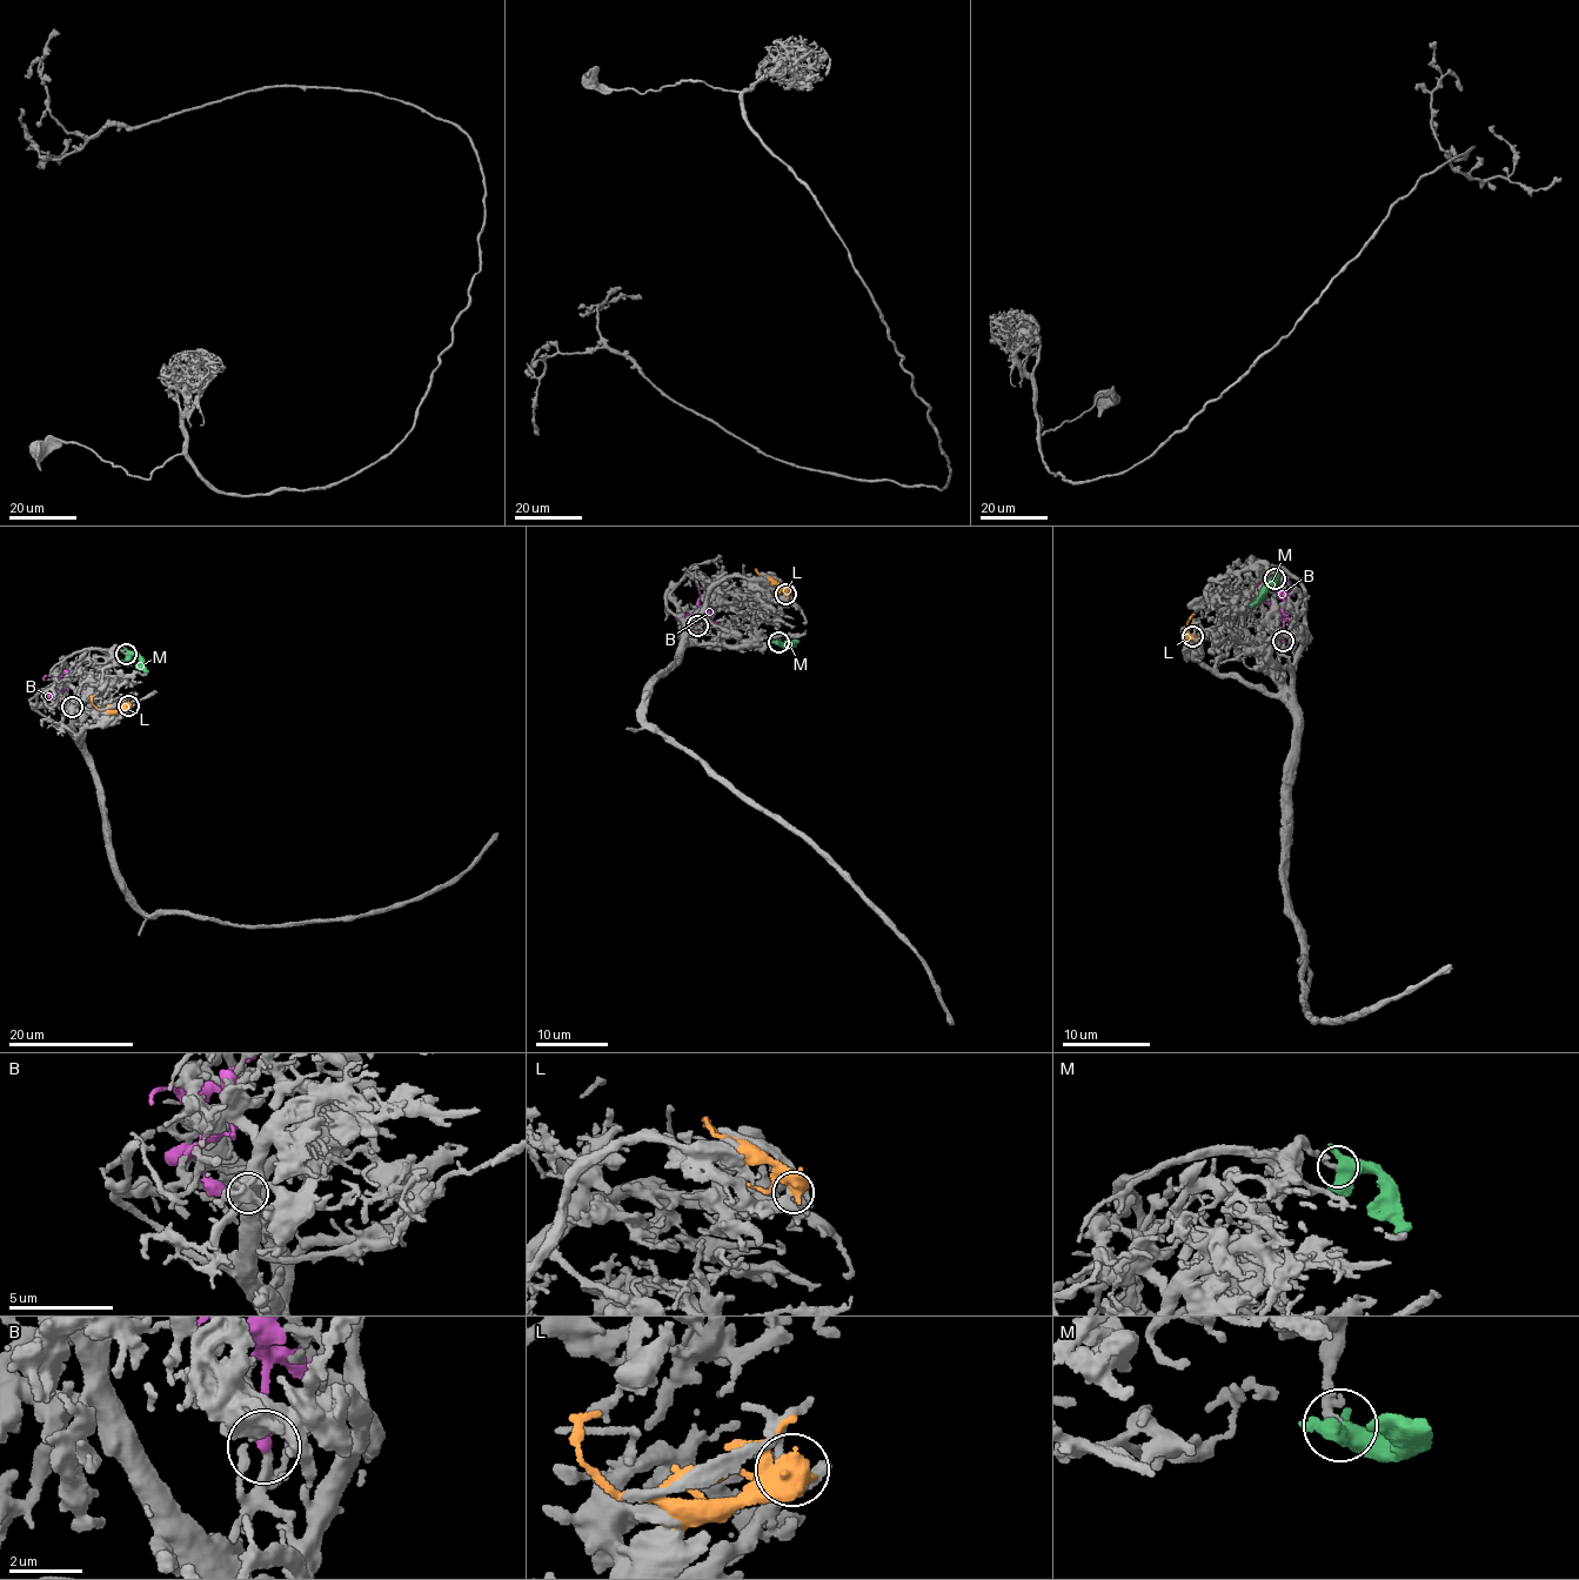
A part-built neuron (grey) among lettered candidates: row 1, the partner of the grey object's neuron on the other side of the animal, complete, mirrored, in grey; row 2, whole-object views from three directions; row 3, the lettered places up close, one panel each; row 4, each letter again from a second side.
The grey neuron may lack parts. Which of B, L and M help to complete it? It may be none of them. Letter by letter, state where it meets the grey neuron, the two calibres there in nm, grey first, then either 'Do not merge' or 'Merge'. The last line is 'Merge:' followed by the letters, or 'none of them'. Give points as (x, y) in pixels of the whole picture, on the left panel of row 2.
B: Touches grey at (72, 707). Thickness 340 nm (grey) against 320 nm. Do not merge
L: Touches grey at (128, 705). Thickness 280 nm (grey) against 460 nm. Do not merge
M: Touches grey at (126, 654). Thickness 240 nm (grey) against 400 nm. Merge
Merge: M

